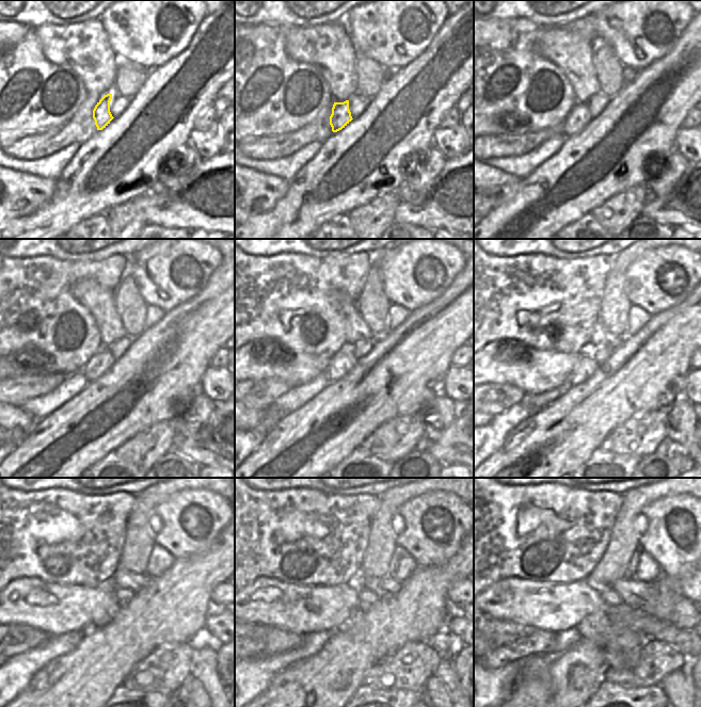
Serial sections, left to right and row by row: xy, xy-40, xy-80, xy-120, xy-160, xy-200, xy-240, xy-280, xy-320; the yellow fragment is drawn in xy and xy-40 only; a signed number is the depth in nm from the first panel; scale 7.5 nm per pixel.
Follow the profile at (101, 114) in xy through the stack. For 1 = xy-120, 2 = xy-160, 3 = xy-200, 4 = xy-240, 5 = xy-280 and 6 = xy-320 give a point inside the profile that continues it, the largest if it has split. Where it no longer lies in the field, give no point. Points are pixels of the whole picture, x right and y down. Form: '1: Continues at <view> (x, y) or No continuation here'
1: Continues at xy-120 (100, 362)
2: Continues at xy-160 (343, 362)
3: Continues at xy-200 (585, 366)
4: Continues at xy-240 (111, 612)
5: Continues at xy-280 (346, 624)
6: Continues at xy-320 (621, 646).

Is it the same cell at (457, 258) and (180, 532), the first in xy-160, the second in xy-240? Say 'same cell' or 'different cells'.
same cell

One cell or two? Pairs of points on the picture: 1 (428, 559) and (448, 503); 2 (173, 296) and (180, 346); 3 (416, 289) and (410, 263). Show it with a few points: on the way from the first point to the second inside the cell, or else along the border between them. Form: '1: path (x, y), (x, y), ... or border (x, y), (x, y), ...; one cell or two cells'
1: path (428, 541), (420, 529), (419, 518), (430, 504); one cell
2: border (196, 293), (165, 311); two cells
3: path (412, 283), (410, 270); one cell

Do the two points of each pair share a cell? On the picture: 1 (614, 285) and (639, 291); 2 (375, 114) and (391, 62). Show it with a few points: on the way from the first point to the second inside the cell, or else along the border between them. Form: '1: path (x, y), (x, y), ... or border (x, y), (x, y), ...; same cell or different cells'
1: border (631, 263), (624, 283), (624, 292), (630, 304); different cells
2: border (414, 59), (393, 71); different cells

